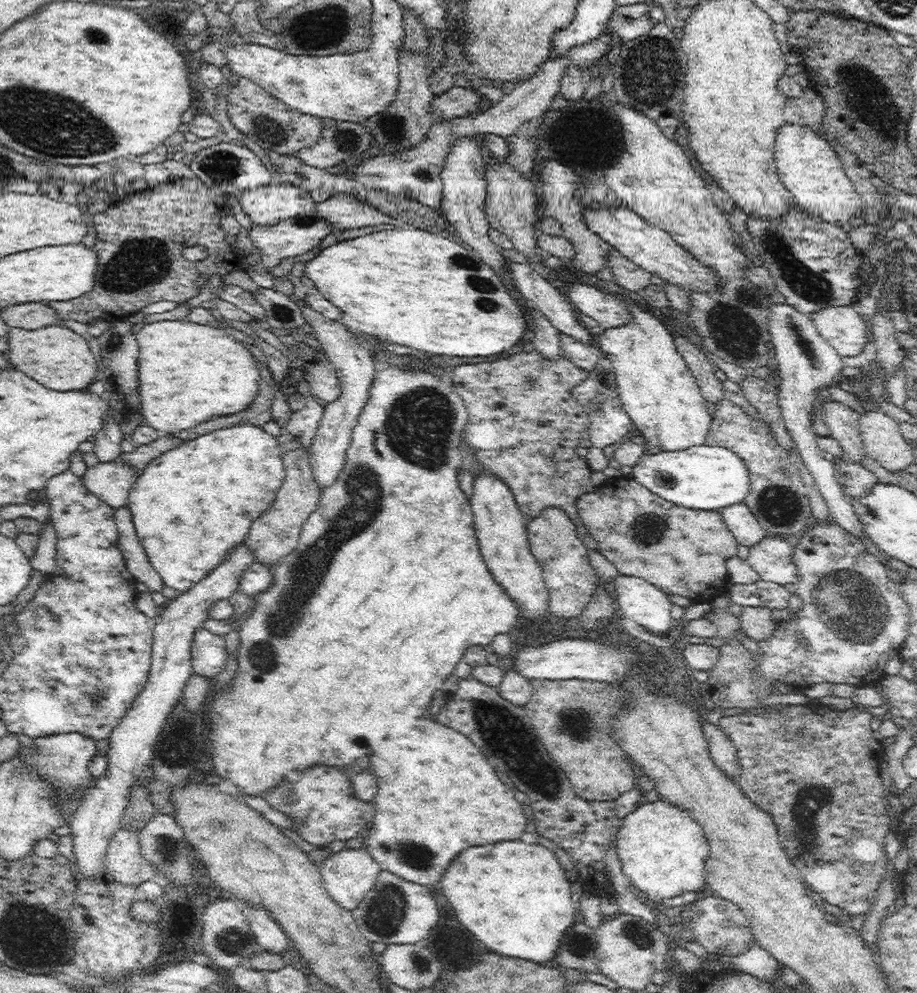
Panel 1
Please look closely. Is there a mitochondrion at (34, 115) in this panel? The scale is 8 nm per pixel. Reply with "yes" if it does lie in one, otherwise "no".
yes

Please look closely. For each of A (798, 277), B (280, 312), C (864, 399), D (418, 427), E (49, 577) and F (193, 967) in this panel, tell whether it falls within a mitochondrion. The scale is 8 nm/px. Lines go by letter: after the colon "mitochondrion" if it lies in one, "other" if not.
A: mitochondrion
B: mitochondrion
C: other
D: mitochondrion
E: other
F: other

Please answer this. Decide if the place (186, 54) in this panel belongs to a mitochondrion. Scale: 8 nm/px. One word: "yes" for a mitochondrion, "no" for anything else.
no

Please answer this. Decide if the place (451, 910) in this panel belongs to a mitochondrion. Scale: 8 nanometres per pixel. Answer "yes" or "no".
no

